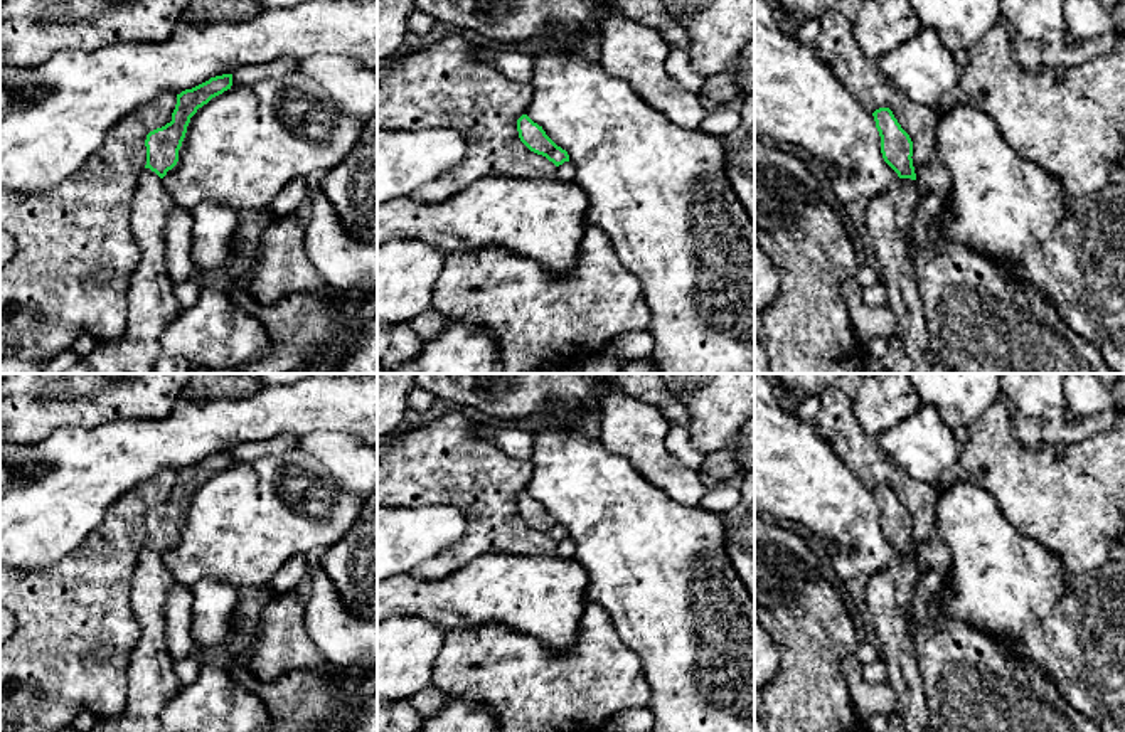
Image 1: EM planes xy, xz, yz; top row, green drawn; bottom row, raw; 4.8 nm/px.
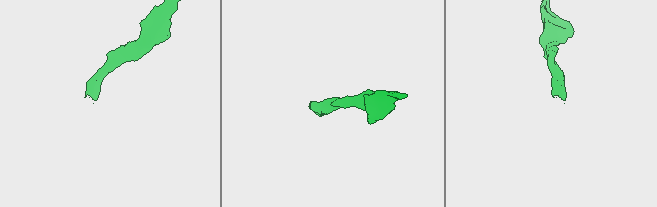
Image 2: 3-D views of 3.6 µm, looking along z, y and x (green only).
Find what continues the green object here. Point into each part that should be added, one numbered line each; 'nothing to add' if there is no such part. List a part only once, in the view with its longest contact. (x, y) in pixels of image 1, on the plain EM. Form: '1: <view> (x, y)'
1: xy (152, 684)

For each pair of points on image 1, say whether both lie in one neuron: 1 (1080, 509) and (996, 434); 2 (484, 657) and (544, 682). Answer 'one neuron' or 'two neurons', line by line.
1: one neuron
2: one neuron

